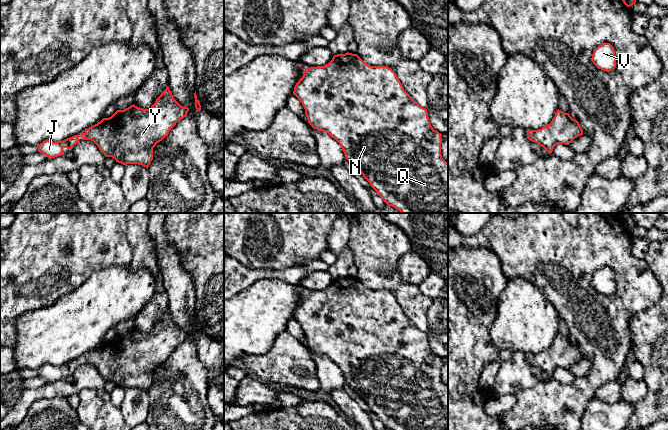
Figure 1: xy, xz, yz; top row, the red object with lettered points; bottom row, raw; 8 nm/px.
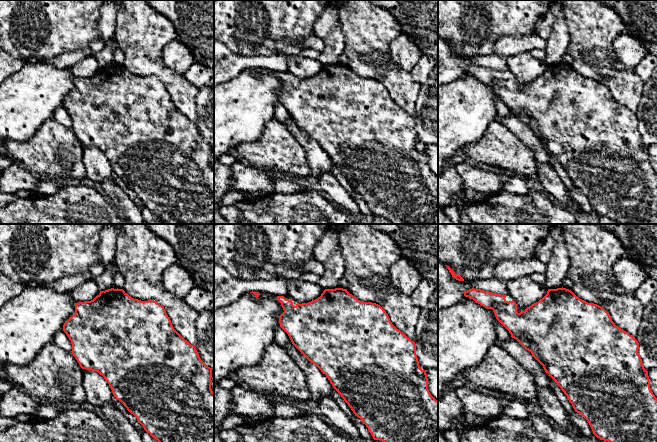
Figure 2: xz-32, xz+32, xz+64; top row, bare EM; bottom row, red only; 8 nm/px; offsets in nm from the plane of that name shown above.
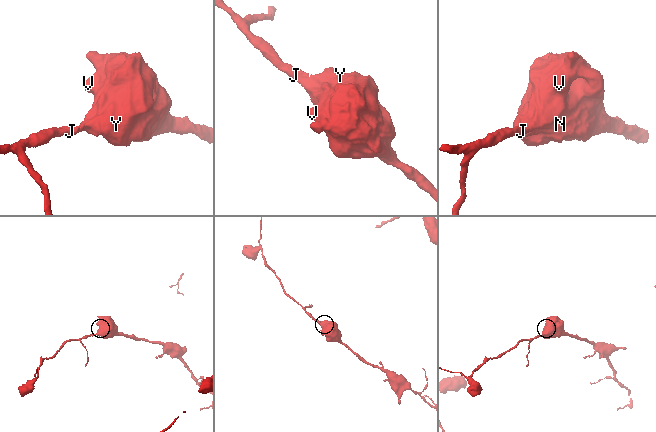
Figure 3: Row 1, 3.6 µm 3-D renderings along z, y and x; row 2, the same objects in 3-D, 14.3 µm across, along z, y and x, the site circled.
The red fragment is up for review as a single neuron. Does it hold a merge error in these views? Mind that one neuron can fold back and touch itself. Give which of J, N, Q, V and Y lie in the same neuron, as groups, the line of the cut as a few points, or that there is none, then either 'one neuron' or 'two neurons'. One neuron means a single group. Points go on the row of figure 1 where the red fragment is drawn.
J N Q V Y; no cut; one neuron

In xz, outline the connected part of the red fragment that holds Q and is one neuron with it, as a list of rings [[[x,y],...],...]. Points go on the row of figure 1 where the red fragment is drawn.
[[[345,53],[334,55],[332,60],[324,65],[306,68],[302,78],[296,83],[293,94],[300,100],[308,123],[319,131],[327,132],[341,146],[346,159],[363,175],[371,187],[383,201],[401,213],[448,213],[448,163],[442,158],[442,134],[434,130],[430,124],[426,108],[420,106],[403,88],[396,73],[387,66],[371,66],[357,54]]]

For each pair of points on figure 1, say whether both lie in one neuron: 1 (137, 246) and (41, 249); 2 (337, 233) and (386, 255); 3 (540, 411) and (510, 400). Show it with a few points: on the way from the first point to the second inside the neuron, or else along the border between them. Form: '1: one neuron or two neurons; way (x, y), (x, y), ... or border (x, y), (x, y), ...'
1: two neurons; border (125, 223), (125, 236), (131, 250), (130, 265)
2: two neurons; border (350, 223), (350, 239), (347, 244)
3: two neurons; border (516, 394), (516, 403), (498, 414)

